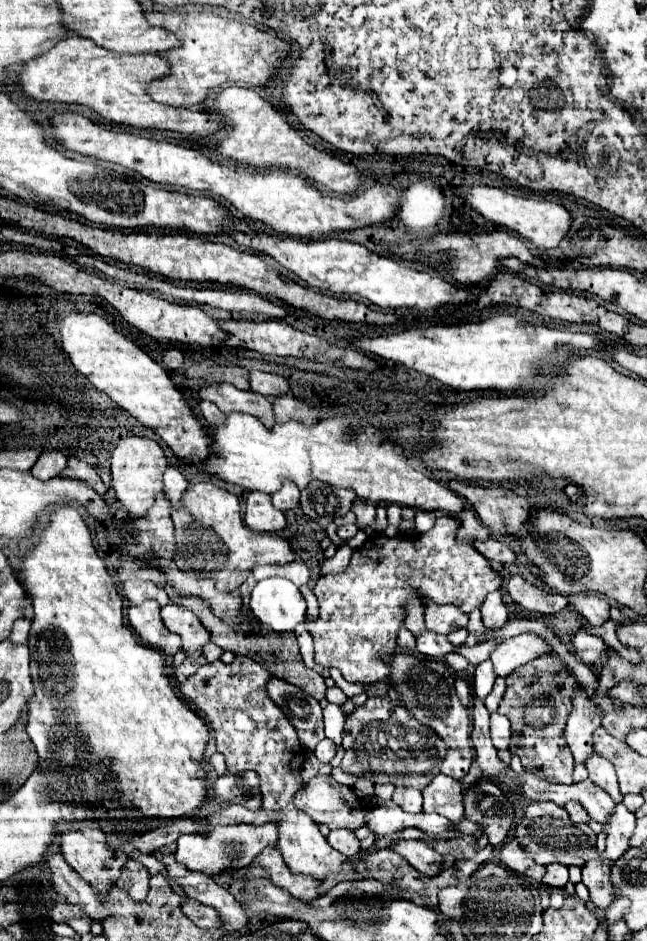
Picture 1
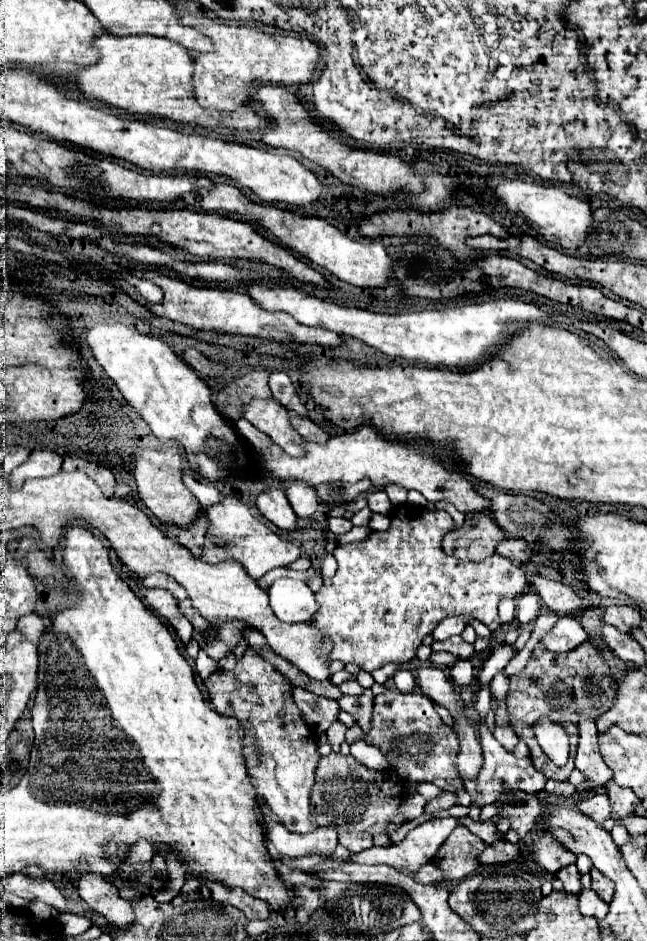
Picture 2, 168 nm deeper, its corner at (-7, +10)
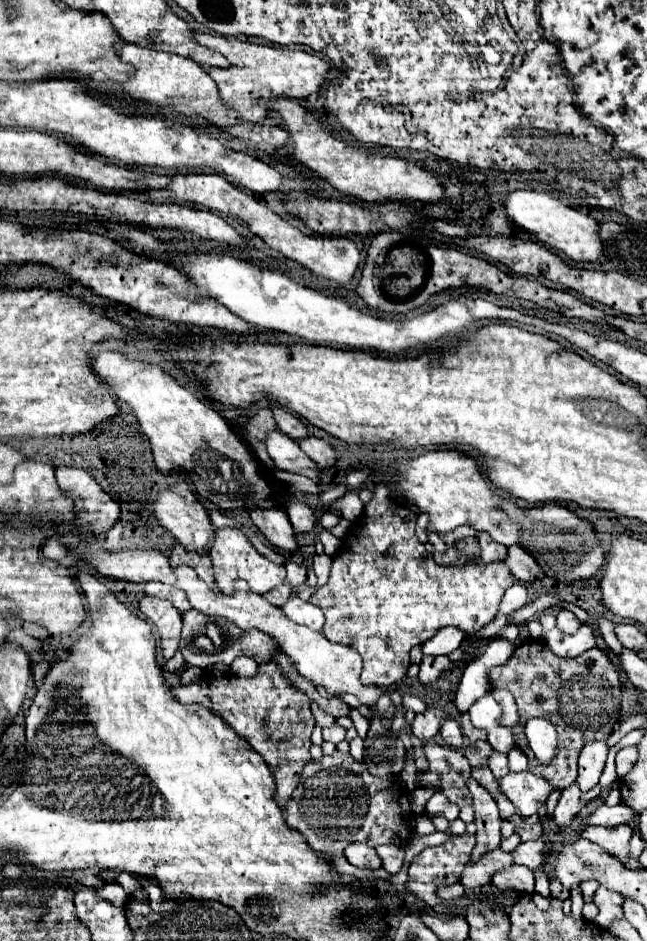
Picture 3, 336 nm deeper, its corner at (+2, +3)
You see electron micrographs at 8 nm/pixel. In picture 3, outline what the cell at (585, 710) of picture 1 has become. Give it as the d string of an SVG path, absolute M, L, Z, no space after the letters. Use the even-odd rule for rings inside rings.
M571 783L569 789L563 789L561 799L559 799L559 803L553 811L553 819L559 825L569 825L573 821L573 817L585 807L585 803L599 797L599 793L601 793L601 785L597 785L595 789L583 793L583 791L579 791L577 783Z

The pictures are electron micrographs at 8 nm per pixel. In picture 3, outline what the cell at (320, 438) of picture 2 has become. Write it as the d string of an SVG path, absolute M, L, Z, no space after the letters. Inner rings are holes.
M307 437L307 439L299 439L297 445L301 447L303 453L307 453L317 465L325 467L325 465L333 465L337 461L337 453L335 449L323 441L323 439L317 439L317 437Z

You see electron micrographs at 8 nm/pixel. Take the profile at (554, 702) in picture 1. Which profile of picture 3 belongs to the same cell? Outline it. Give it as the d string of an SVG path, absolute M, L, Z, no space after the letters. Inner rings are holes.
M525 639L511 661L503 667L491 671L493 687L507 689L519 707L519 717L523 725L531 717L549 719L559 733L559 753L553 765L543 767L533 753L525 753L529 759L529 771L541 775L557 789L569 787L577 779L577 757L583 749L587 737L603 739L611 735L619 721L621 707L621 683L619 673L611 659L601 649L589 649L575 659L563 659L551 653L543 639Z

